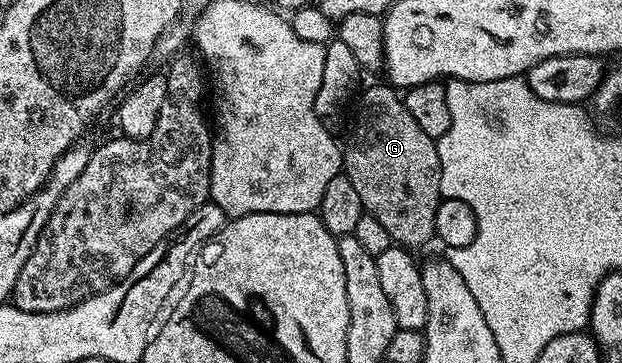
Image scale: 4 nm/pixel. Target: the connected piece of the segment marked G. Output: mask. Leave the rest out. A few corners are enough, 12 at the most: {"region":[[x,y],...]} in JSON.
{"region":[[390,85],[358,95],[342,173],[392,243],[435,238],[439,148]]}

